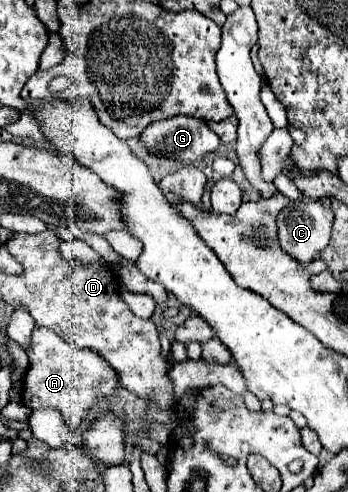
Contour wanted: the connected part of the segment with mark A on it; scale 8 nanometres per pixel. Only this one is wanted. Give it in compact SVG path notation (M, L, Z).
M35 327L31 335L31 347L27 351L29 355L29 371L23 379L23 405L29 409L41 409L41 407L53 407L59 409L67 421L67 425L77 431L85 429L93 417L99 411L99 401L103 397L113 395L117 387L117 375L101 359L95 355L95 351L79 349L77 345L61 339L53 331L45 327Z

